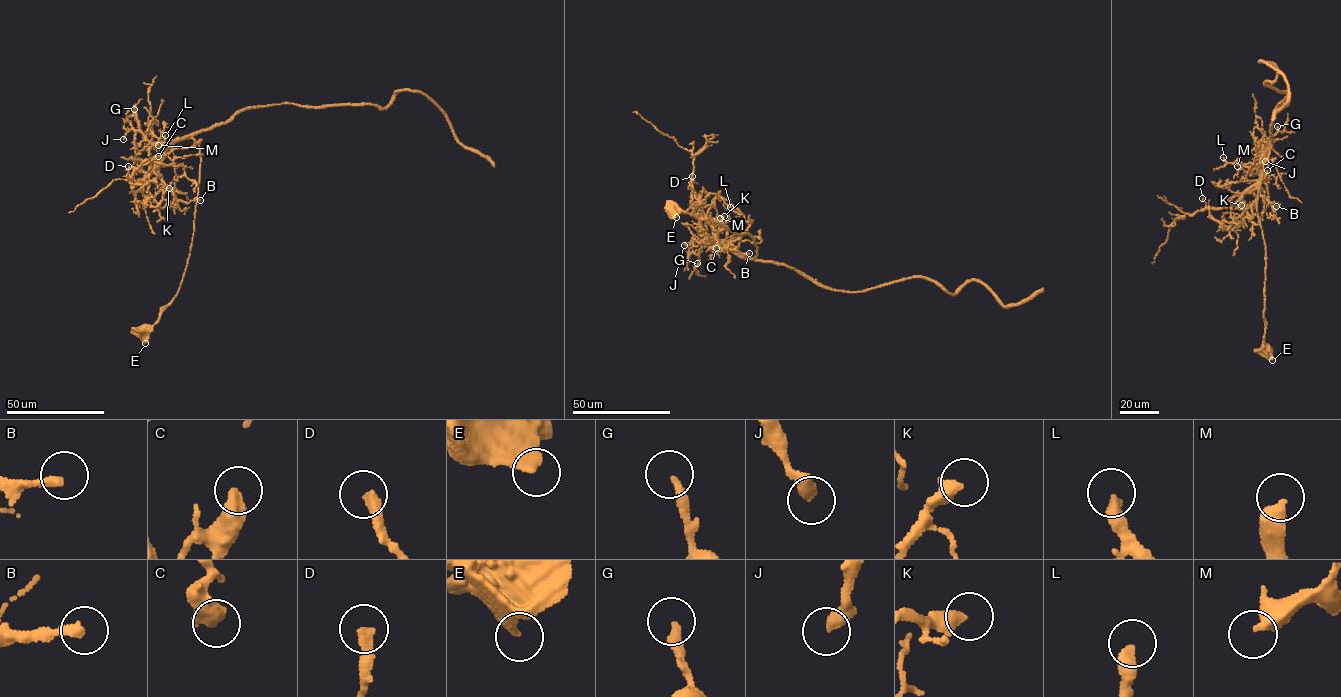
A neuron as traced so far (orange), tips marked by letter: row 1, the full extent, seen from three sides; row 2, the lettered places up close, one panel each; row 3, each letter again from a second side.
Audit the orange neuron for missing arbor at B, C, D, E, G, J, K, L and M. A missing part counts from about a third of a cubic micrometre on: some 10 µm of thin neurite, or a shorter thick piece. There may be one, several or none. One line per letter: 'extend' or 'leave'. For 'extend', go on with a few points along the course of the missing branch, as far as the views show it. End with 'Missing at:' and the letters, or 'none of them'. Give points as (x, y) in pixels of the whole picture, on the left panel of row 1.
B: leave
C: leave
D: leave
E: leave
G: leave
J: leave
K: leave
L: extend
M: leave
Missing at: L

